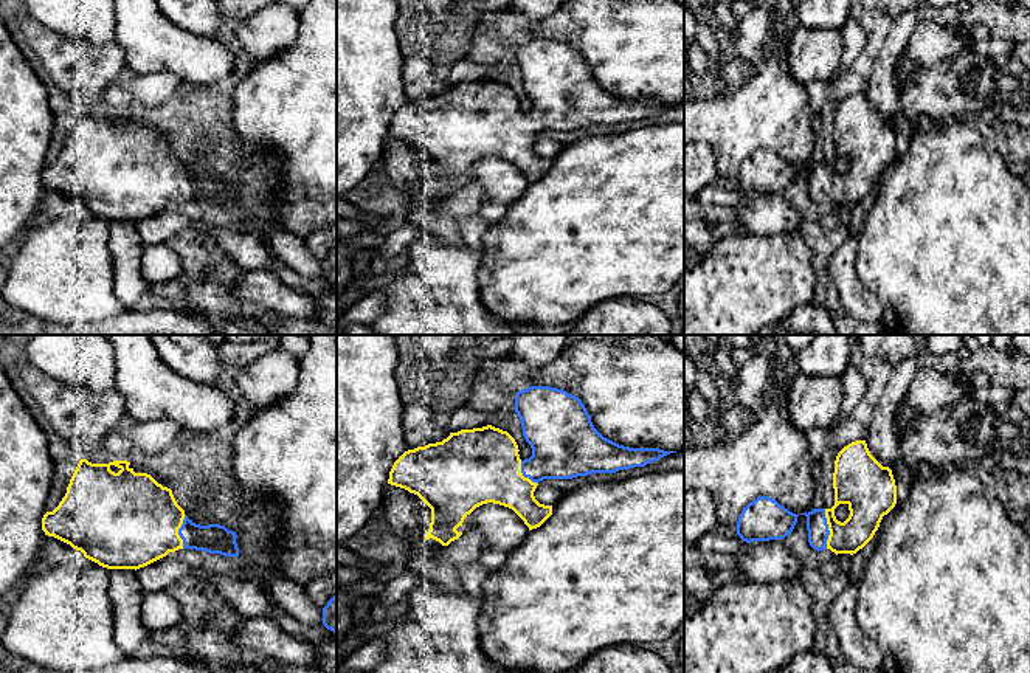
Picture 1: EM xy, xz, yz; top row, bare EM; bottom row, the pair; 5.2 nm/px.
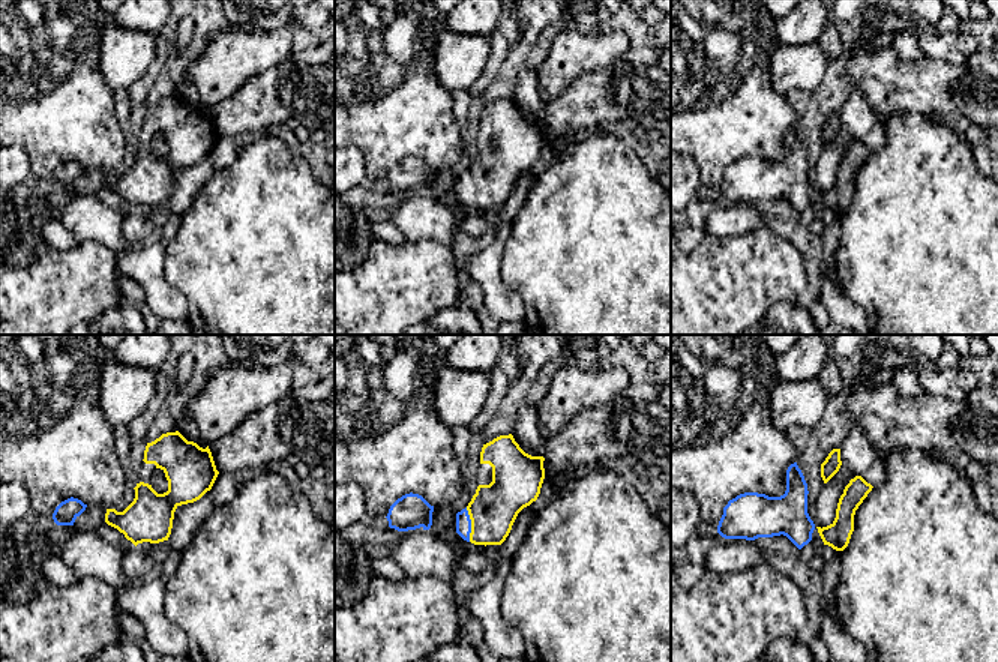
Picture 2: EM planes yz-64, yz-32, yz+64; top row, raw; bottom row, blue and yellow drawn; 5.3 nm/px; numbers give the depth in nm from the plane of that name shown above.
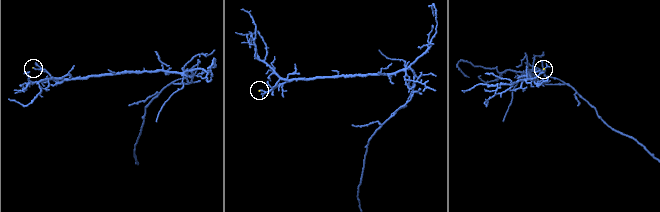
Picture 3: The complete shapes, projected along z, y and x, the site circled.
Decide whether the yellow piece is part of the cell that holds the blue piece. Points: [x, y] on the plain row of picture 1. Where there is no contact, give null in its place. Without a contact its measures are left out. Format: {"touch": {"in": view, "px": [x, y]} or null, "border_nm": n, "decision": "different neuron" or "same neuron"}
{"touch": {"in": "yz", "px": [827, 182]}, "border_nm": 200, "decision": "same neuron"}

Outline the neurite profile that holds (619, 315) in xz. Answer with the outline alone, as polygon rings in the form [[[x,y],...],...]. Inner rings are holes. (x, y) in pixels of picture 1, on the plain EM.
[[[613,298],[596,304],[565,335],[672,335],[672,324],[653,304]]]

